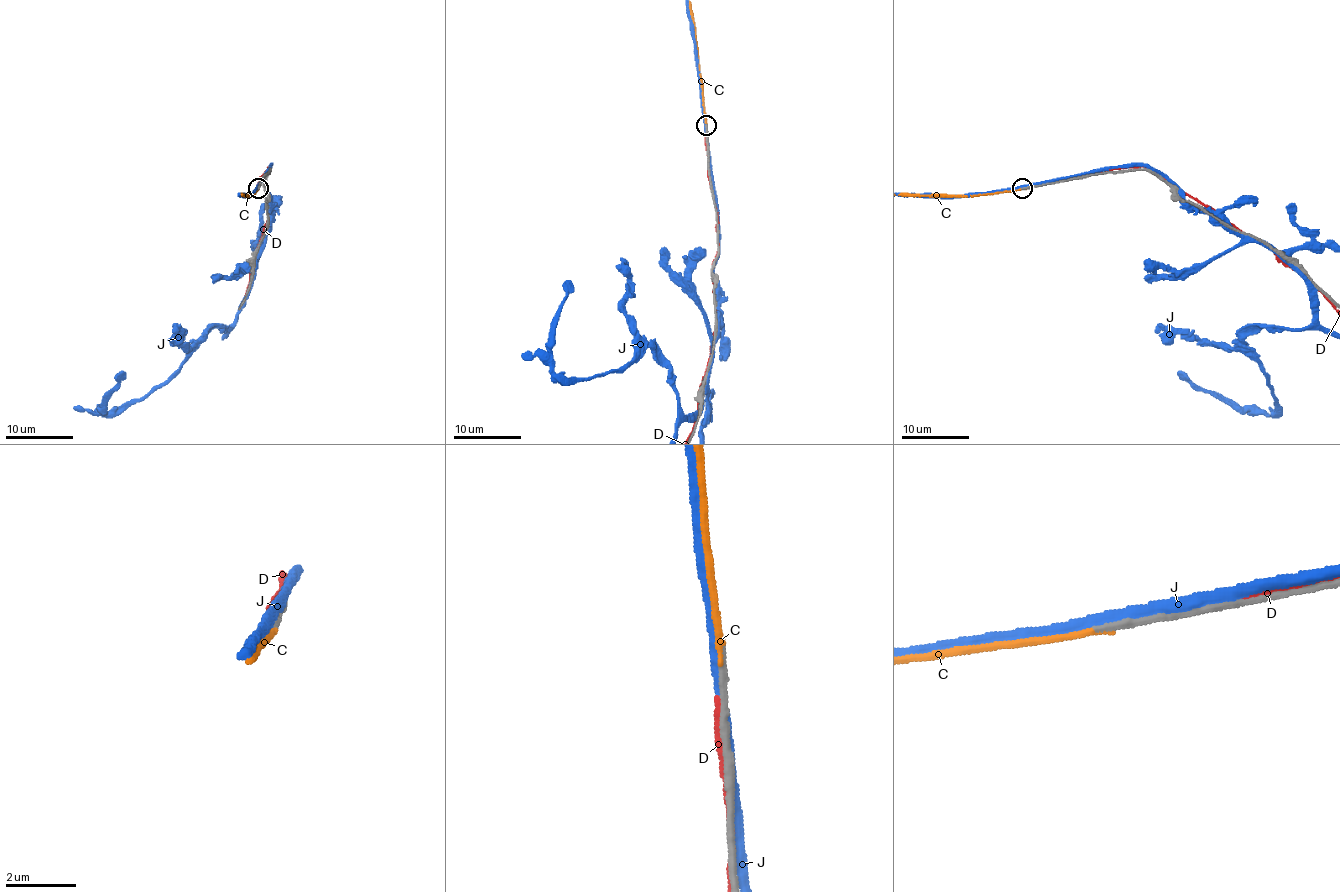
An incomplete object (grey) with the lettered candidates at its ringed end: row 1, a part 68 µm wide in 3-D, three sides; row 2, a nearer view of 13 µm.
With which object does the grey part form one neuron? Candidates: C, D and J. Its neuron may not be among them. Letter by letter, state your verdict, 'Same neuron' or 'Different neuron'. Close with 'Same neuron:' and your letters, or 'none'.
C: Same neuron
D: Different neuron
J: Different neuron
Same neuron: C

